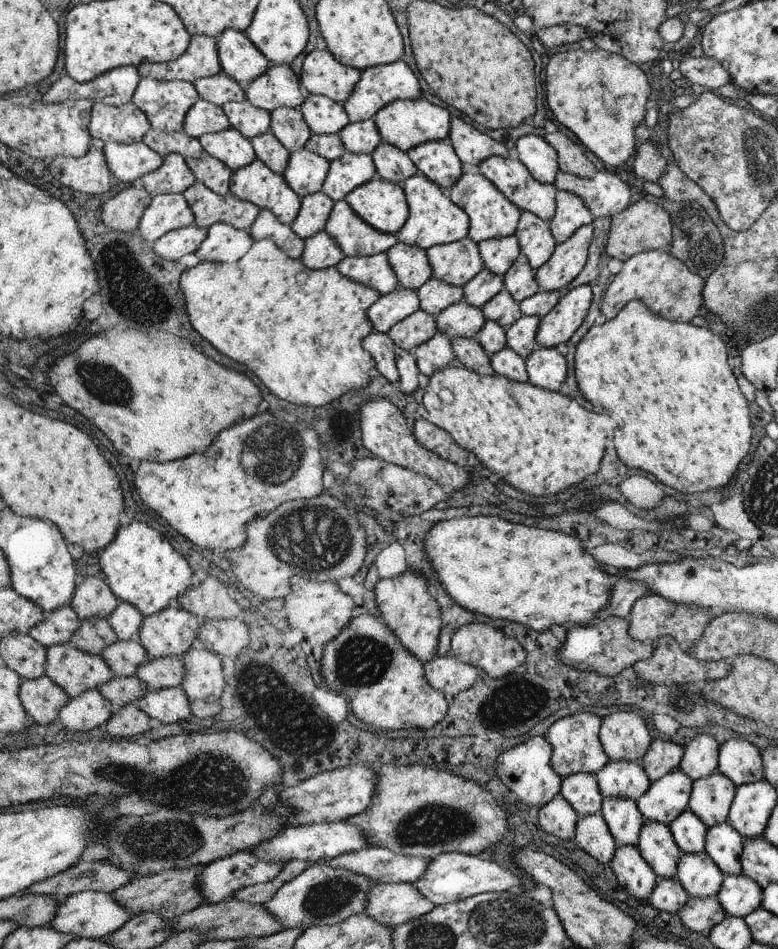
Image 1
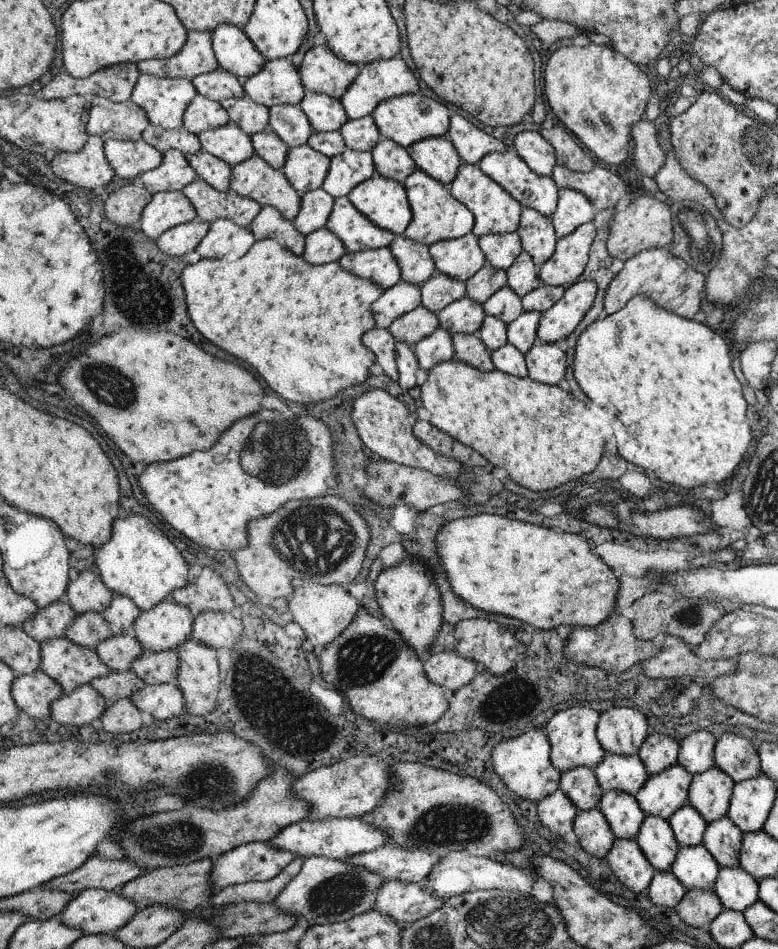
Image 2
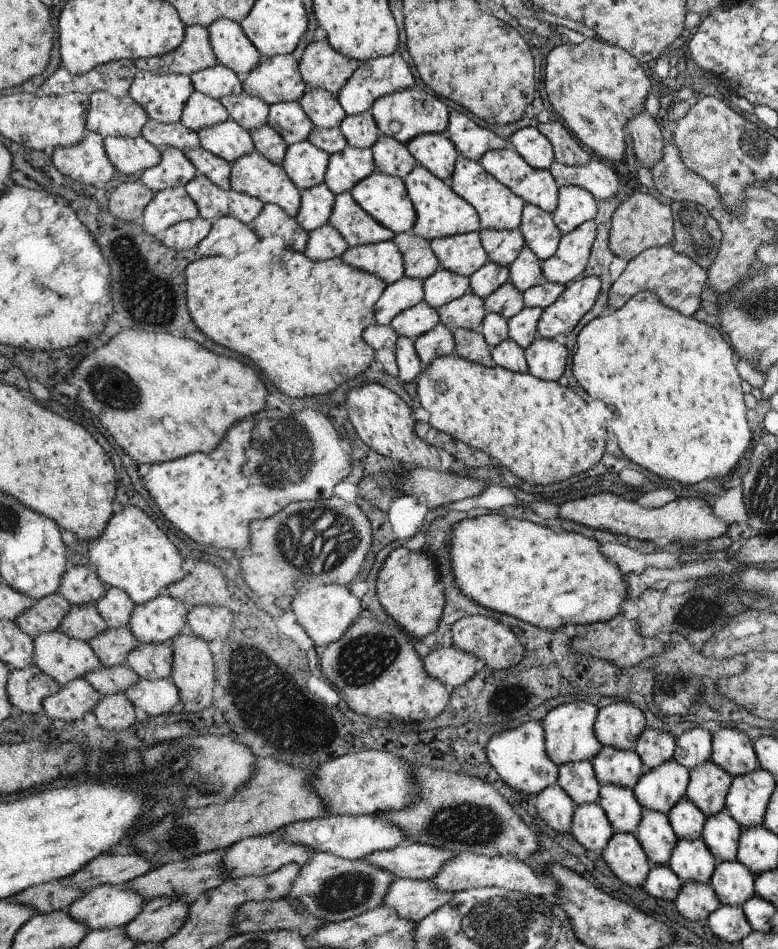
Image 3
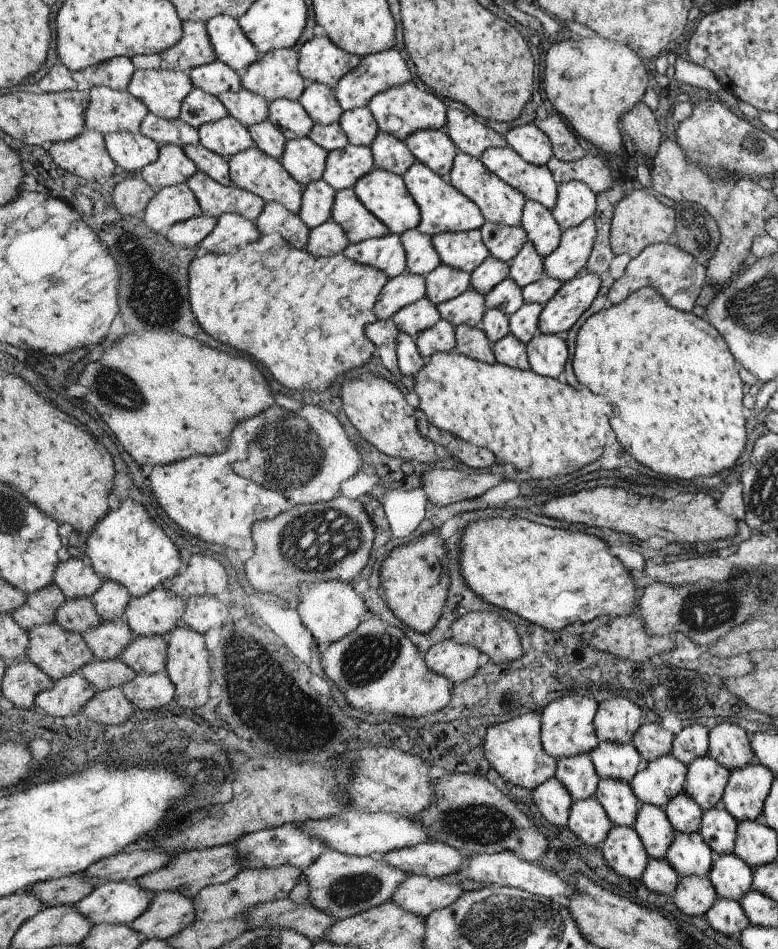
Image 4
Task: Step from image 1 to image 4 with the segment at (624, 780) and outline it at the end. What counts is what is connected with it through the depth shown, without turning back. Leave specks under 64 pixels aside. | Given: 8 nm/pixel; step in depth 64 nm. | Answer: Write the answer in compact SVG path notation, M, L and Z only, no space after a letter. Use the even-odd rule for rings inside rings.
M599 742L597 748L589 752L589 758L601 780L613 778L621 782L631 782L631 778L643 766L643 758L633 744Z

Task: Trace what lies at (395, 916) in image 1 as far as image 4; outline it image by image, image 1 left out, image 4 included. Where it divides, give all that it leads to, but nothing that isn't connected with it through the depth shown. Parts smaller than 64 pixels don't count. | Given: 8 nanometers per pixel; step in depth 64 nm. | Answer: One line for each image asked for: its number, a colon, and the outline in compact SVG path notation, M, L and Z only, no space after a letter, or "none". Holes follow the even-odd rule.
2: M389 880L381 886L371 910L383 912L391 916L399 926L405 926L431 916L431 912L437 912L441 906L443 900L429 894L425 884Z
3: M397 878L395 884L391 884L391 892L383 896L383 904L397 910L403 918L421 922L431 912L443 908L453 896L455 892L439 890L433 880Z
4: M415 874L403 882L399 892L395 892L391 900L401 908L407 908L409 912L415 912L427 918L431 916L431 912L439 912L447 906L451 908L451 904L457 904L461 896L463 896L463 890L457 882Z

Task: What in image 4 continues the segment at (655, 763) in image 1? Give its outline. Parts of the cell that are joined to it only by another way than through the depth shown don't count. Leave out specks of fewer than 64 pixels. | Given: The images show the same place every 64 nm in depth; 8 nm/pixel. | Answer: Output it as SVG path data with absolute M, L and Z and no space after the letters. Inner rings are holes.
M645 720L645 724L635 732L631 744L637 748L637 752L641 754L643 762L653 762L659 756L667 756L671 752L673 746L673 734L667 732L661 724L649 724Z

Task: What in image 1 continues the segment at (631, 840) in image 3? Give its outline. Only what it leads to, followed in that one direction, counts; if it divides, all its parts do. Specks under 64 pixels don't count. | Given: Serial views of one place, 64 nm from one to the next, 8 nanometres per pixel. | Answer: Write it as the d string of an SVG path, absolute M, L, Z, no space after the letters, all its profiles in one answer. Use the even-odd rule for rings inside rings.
M617 846L609 868L613 870L619 886L633 898L649 900L657 886L657 876L647 860L643 860L637 846Z

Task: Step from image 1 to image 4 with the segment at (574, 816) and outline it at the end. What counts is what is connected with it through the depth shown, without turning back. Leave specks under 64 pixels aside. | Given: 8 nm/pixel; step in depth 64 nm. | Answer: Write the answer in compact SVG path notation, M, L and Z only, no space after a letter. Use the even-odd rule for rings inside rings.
M555 776L543 782L539 788L535 788L531 792L531 798L547 822L555 826L567 826L573 798Z

